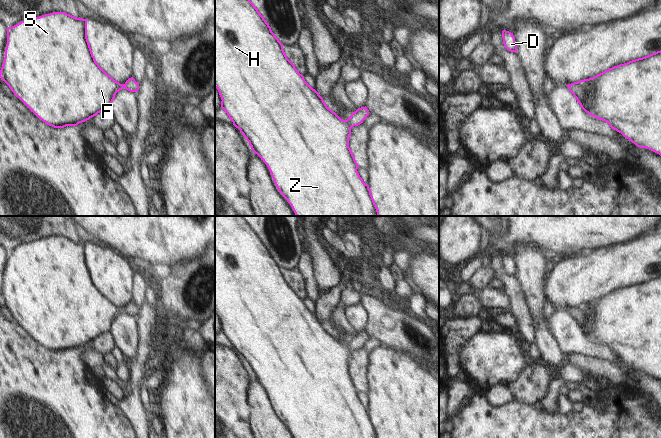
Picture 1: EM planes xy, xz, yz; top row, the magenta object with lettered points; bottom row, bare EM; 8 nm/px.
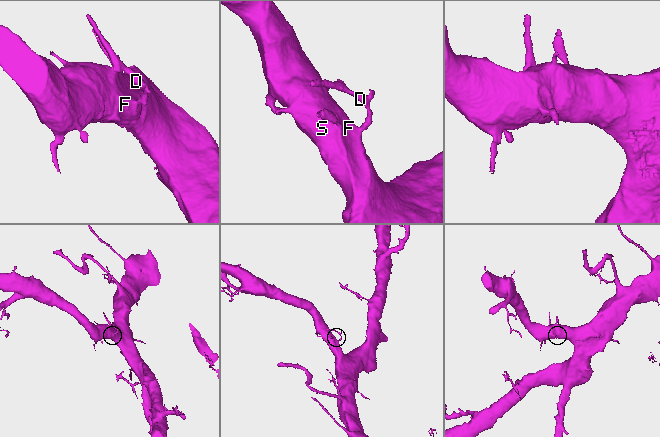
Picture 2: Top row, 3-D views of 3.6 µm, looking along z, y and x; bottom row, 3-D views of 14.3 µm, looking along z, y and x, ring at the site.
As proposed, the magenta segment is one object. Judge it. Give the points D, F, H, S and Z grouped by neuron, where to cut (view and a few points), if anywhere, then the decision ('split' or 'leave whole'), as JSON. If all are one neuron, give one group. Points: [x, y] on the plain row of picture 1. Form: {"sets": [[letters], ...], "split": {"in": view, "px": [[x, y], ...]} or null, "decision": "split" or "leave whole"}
{"sets": [["D", "F", "H", "S", "Z"]], "split": null, "decision": "leave whole"}

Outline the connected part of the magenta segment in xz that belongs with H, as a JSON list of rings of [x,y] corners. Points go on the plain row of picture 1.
[[[215,216],[215,312],[221,321],[221,332],[227,337],[233,349],[240,354],[249,366],[252,375],[267,389],[274,407],[291,429],[295,438],[379,438],[368,408],[363,406],[357,393],[358,387],[349,371],[351,352],[358,350],[367,342],[367,331],[358,332],[347,344],[341,343],[327,331],[323,322],[313,313],[299,297],[295,289],[287,282],[283,268],[272,256],[271,251],[260,238],[255,229],[243,216]]]

